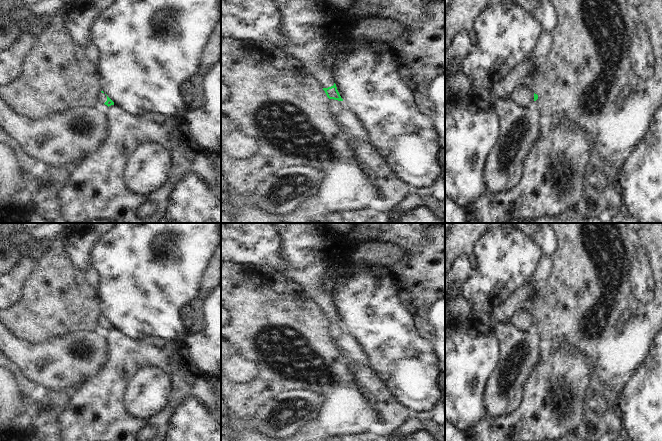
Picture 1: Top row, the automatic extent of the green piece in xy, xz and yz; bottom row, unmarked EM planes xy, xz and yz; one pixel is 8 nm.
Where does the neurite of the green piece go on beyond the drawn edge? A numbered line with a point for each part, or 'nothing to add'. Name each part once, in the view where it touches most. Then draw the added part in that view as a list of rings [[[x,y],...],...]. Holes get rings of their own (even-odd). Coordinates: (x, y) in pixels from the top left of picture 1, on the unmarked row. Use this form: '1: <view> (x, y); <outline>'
1: xy (102, 322); [[[100,316],[98,318],[98,325],[102,328],[104,328],[107,325],[107,320],[105,319],[105,317]]]
2: xz (335, 331); [[[329,323],[328,332],[335,343],[341,338],[342,329],[338,324]]]

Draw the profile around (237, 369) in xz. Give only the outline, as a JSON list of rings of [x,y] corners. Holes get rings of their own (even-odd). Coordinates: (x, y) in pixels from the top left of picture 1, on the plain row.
[[[233,355],[221,364],[221,372],[229,381],[246,384],[258,375],[257,366],[242,356]]]

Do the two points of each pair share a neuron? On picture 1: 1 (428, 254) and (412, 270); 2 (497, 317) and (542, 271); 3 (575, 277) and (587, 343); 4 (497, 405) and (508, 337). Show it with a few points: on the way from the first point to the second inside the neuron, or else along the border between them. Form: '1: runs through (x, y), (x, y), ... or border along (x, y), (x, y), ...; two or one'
1: runs through (424, 258), (416, 266); one
2: runs through (509, 307), (532, 283); one
3: runs through (578, 293), (578, 327); one
4: runs through (497, 388), (498, 370), (507, 354); one

